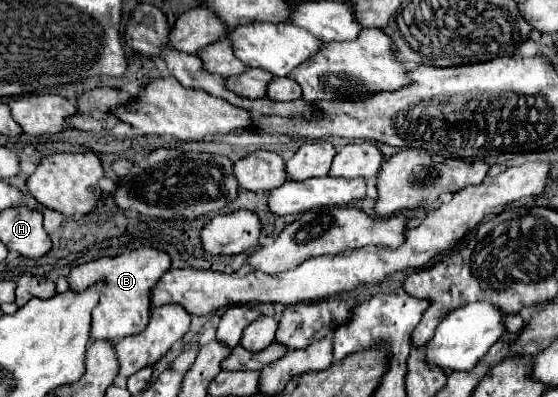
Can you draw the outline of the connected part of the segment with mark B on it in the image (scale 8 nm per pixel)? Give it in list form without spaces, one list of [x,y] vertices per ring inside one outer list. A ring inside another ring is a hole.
[[[144,246],[138,250],[126,250],[118,256],[104,256],[86,264],[76,266],[68,274],[70,290],[84,290],[94,284],[98,278],[106,278],[106,286],[98,306],[94,308],[92,318],[92,338],[94,340],[120,340],[130,334],[138,334],[146,328],[150,320],[150,306],[152,306],[152,290],[154,284],[170,270],[172,260],[170,254],[152,246]]]

